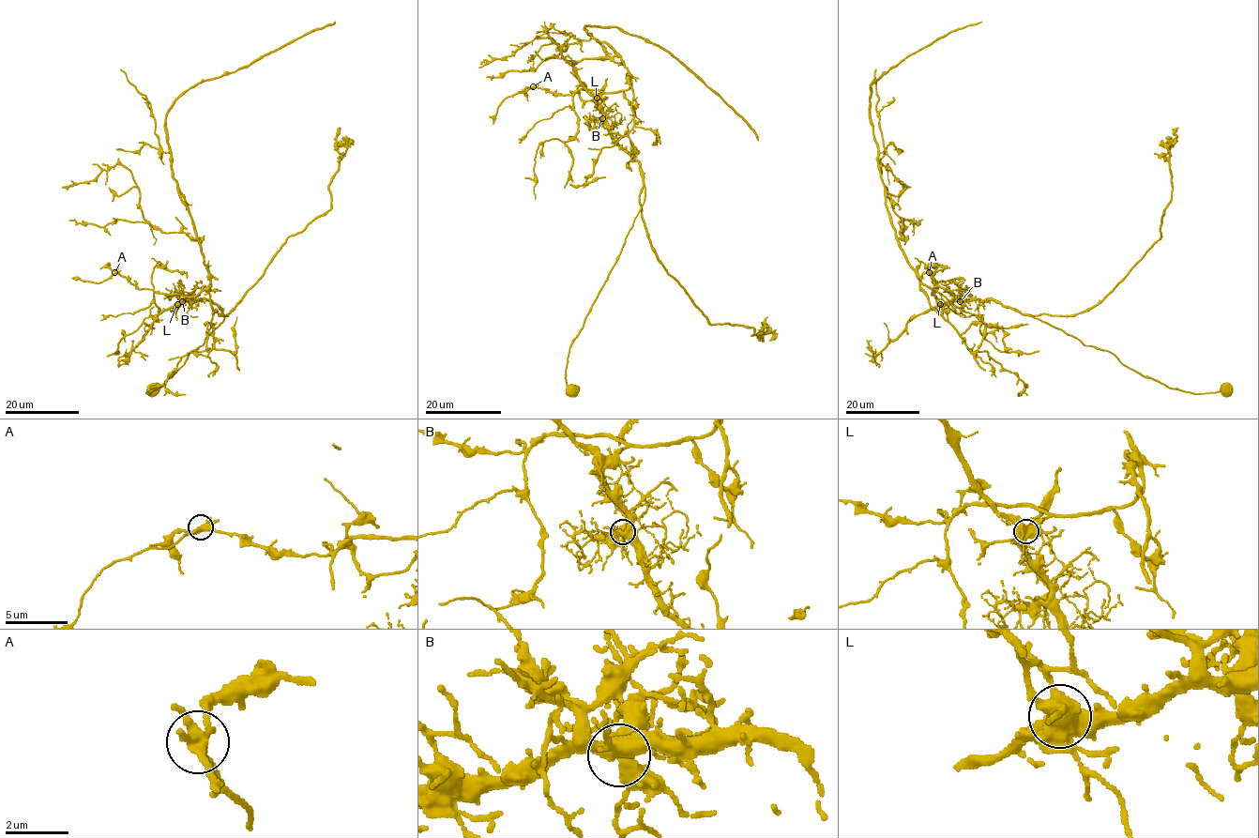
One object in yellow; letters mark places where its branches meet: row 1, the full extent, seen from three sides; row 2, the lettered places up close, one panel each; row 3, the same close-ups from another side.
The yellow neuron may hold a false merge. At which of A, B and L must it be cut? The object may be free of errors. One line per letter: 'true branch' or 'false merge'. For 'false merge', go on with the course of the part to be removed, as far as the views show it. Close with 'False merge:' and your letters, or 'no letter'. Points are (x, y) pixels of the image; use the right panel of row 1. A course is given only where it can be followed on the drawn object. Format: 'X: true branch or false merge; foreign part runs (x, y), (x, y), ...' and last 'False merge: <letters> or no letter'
A: true branch
B: true branch
L: false merge; foreign part runs (940, 304), (995, 299), (1035, 315), (1074, 315), (1097, 305), (1161, 236), (1172, 183), (1165, 155), (1177, 127)
False merge: L

